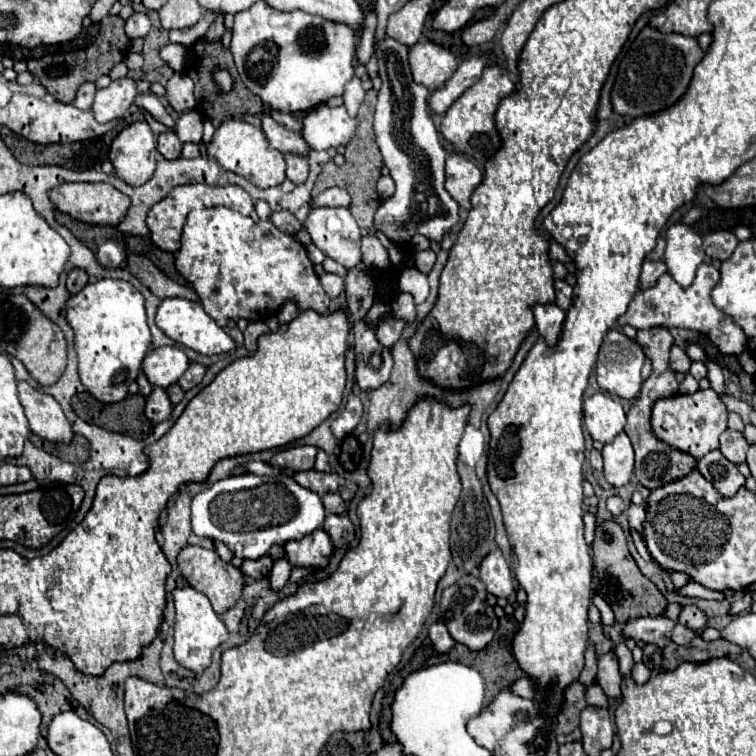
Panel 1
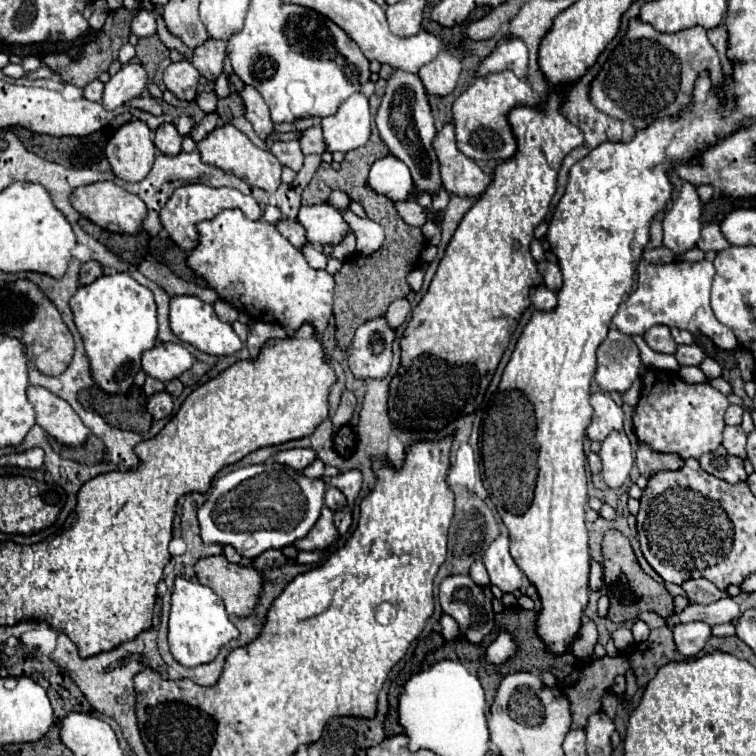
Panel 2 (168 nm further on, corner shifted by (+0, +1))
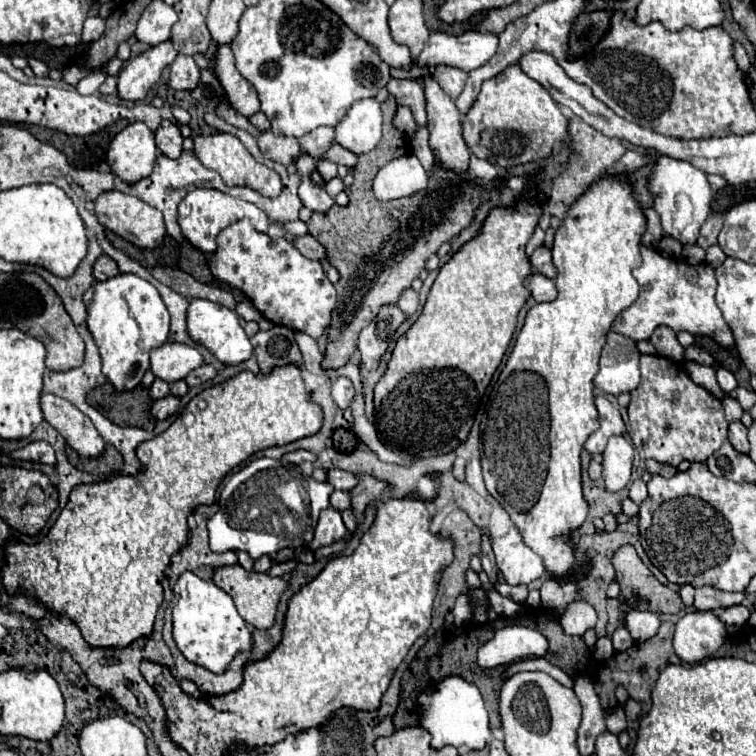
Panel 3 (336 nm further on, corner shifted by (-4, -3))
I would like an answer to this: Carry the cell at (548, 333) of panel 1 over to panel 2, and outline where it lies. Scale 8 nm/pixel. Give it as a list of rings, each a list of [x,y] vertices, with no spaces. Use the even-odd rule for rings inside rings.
[[[541,284],[541,286],[531,288],[531,302],[537,310],[547,310],[549,312],[557,306],[557,294]]]

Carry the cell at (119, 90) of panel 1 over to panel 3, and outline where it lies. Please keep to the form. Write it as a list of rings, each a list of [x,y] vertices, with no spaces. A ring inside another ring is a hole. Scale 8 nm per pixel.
[[[171,42],[157,44],[129,64],[117,76],[117,96],[121,100],[143,100],[153,84],[161,78],[161,70],[175,60],[177,52]]]

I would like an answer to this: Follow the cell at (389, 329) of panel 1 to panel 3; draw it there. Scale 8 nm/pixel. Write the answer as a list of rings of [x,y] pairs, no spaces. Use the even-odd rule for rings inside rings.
[[[407,288],[407,290],[401,294],[397,306],[405,312],[405,316],[411,316],[411,314],[417,310],[417,306],[419,306],[419,294],[417,294],[415,290]]]

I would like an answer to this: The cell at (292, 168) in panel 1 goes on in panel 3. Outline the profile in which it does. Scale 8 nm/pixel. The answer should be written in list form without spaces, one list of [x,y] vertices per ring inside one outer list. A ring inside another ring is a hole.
[[[261,132],[257,138],[259,148],[265,158],[279,162],[283,166],[293,164],[299,158],[299,140],[297,138],[287,138],[287,136],[277,136],[273,132]]]

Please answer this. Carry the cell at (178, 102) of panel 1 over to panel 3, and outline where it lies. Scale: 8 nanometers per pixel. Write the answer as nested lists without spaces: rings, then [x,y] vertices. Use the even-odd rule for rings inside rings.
[[[179,54],[179,56],[175,58],[175,62],[171,64],[169,86],[171,86],[173,90],[187,90],[187,92],[191,92],[193,88],[197,88],[199,76],[201,76],[201,70],[199,70],[197,64],[193,62],[193,58]]]

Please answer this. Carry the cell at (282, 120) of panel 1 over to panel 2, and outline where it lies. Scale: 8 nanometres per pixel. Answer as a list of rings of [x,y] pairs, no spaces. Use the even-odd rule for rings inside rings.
[[[315,124],[315,126],[307,128],[303,132],[303,136],[299,138],[299,144],[305,154],[323,154],[325,152],[325,138],[323,138],[321,126]]]

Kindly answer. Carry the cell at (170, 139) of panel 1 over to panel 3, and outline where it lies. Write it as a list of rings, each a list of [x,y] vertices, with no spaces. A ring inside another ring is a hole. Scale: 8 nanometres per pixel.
[[[163,120],[161,126],[155,132],[157,138],[157,148],[167,156],[167,158],[179,158],[183,152],[183,136],[179,132],[179,126],[173,122]]]

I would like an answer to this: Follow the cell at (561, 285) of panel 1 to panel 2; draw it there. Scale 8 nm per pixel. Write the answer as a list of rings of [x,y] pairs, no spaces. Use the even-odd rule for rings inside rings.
[[[549,260],[539,262],[539,266],[541,266],[541,274],[543,274],[543,282],[545,282],[545,286],[547,286],[549,290],[557,292],[557,290],[561,288],[561,284],[563,284],[559,266],[557,266],[557,264],[553,264],[553,262],[549,262]]]

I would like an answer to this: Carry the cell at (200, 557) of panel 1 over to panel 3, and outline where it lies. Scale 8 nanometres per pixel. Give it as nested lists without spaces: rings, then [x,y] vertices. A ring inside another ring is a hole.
[[[233,564],[233,566],[223,566],[223,568],[217,568],[215,574],[213,574],[213,582],[225,590],[233,600],[235,600],[235,606],[241,614],[241,618],[255,626],[255,628],[271,628],[273,626],[273,620],[275,620],[275,610],[277,610],[277,602],[279,602],[279,596],[281,592],[285,590],[285,580],[281,578],[271,578],[267,574],[259,574],[259,572],[247,572],[243,570],[239,564]]]

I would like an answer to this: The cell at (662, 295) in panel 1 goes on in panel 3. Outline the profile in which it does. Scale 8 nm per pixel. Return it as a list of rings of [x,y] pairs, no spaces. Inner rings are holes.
[[[641,248],[643,264],[633,270],[635,280],[641,286],[639,298],[625,308],[615,318],[615,332],[633,338],[633,340],[649,340],[657,326],[669,326],[675,332],[689,332],[689,334],[703,334],[713,338],[717,344],[725,348],[733,348],[735,340],[731,328],[721,316],[721,310],[715,304],[715,290],[717,278],[715,270],[709,264],[687,264],[675,262],[673,258],[663,258],[655,248]]]

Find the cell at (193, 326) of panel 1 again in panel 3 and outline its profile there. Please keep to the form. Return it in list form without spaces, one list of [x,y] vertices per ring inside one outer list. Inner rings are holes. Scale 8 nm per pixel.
[[[191,300],[187,308],[187,334],[193,342],[205,346],[223,364],[239,364],[253,356],[253,346],[239,326],[239,316],[221,304],[209,300]]]

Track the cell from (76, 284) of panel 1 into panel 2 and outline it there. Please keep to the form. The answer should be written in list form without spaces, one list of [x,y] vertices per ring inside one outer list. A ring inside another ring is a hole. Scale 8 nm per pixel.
[[[89,260],[81,266],[81,274],[79,274],[79,280],[81,284],[91,284],[93,280],[97,280],[99,276],[103,276],[103,266],[97,264],[95,260]]]

